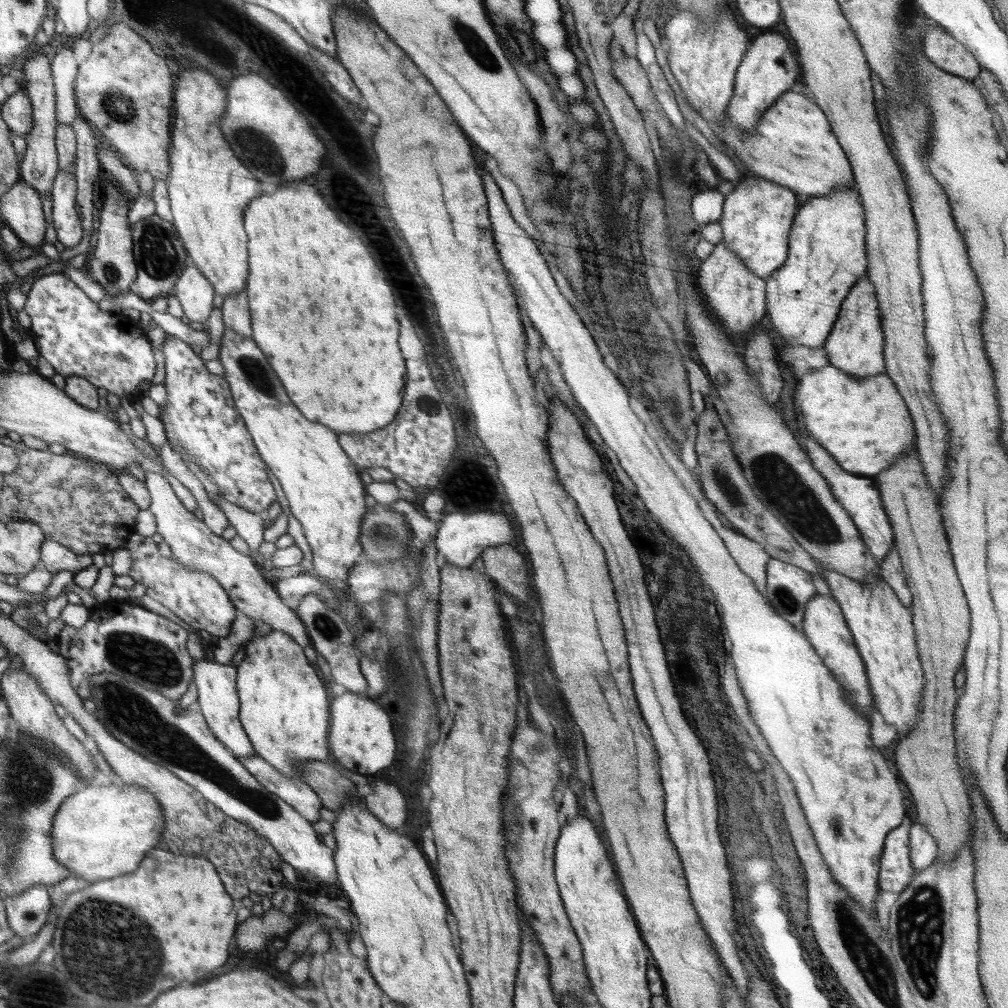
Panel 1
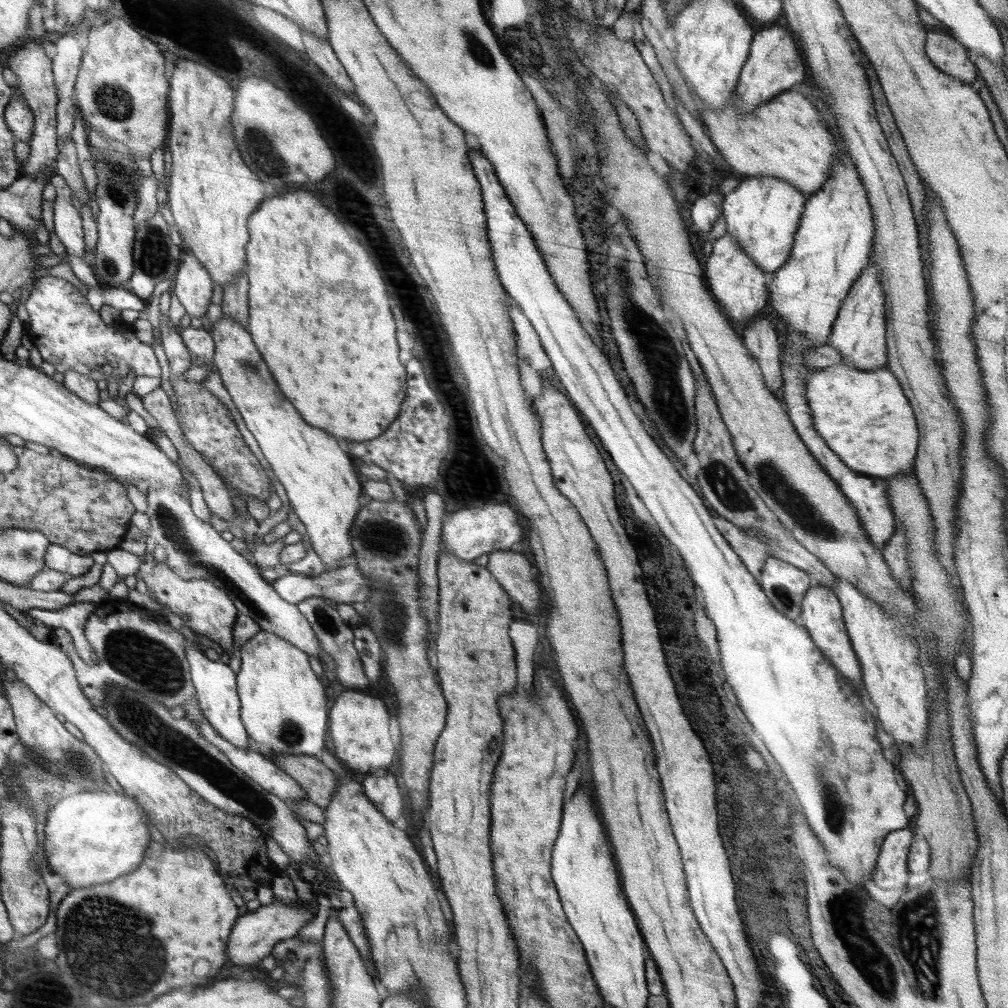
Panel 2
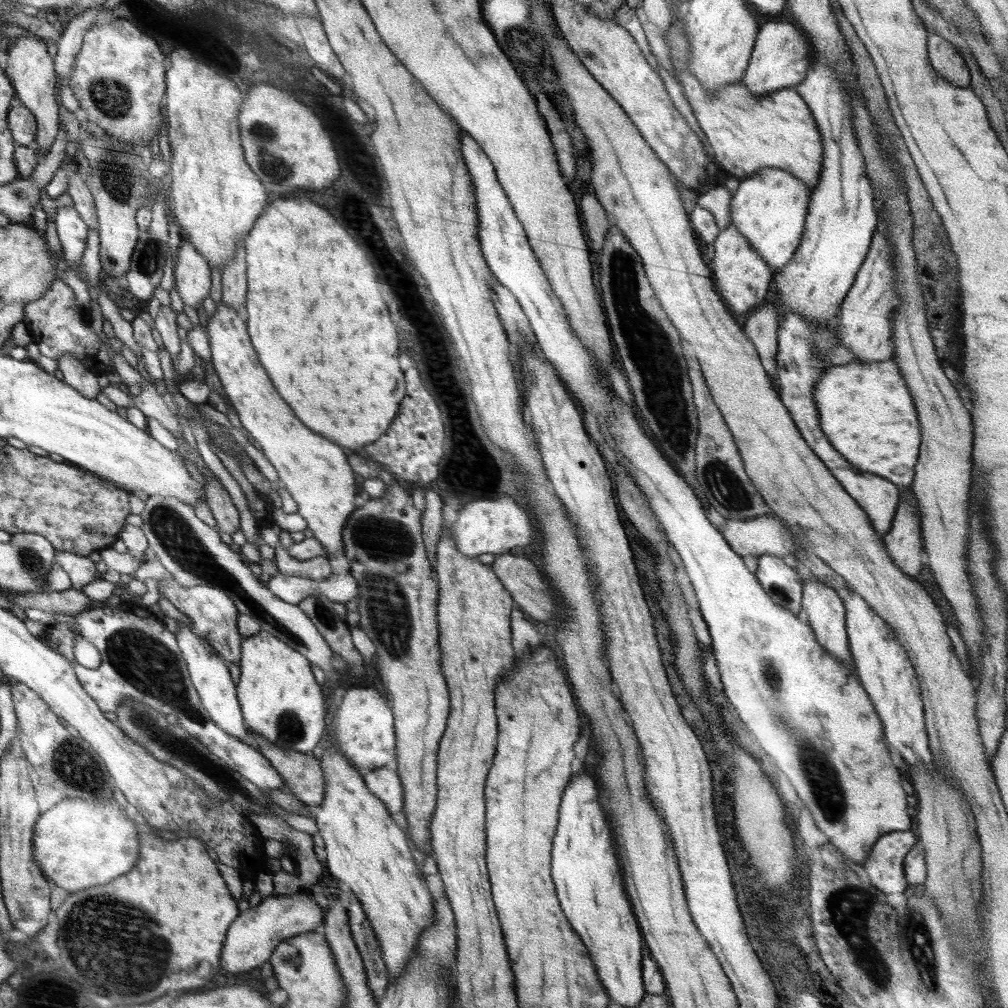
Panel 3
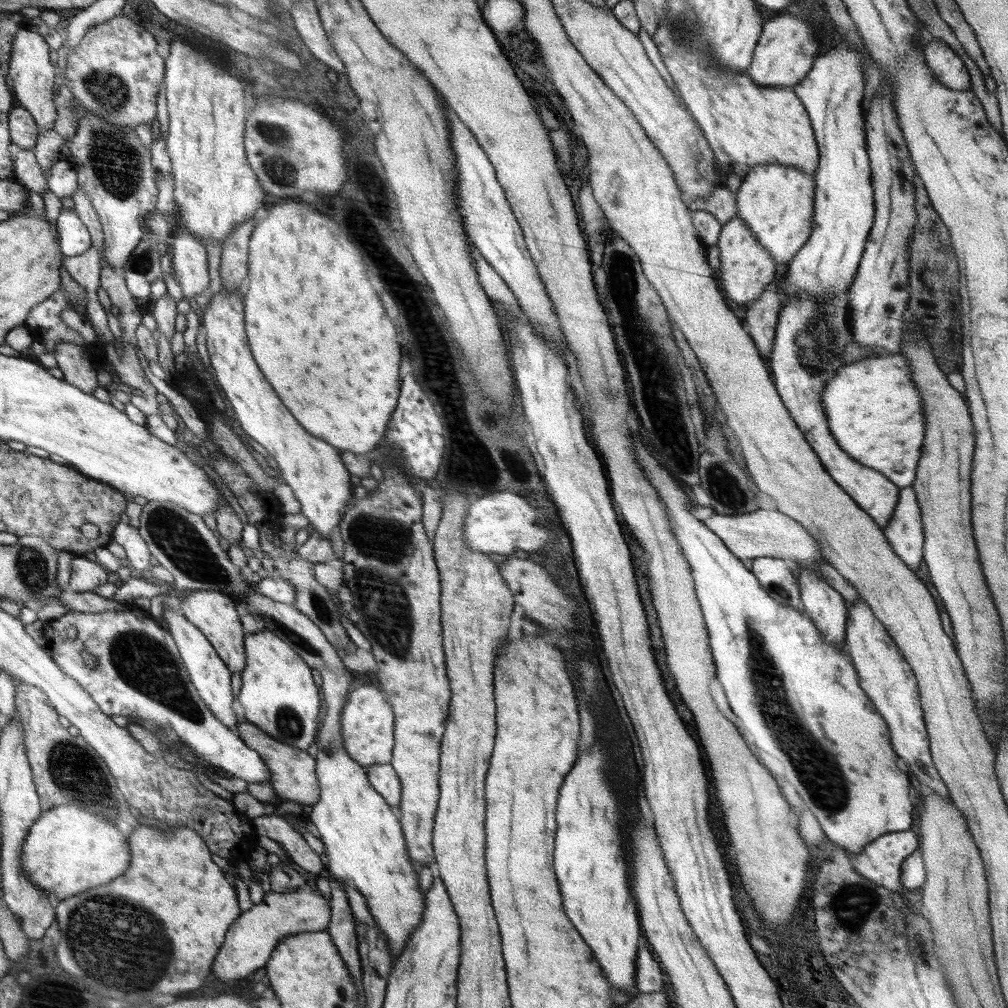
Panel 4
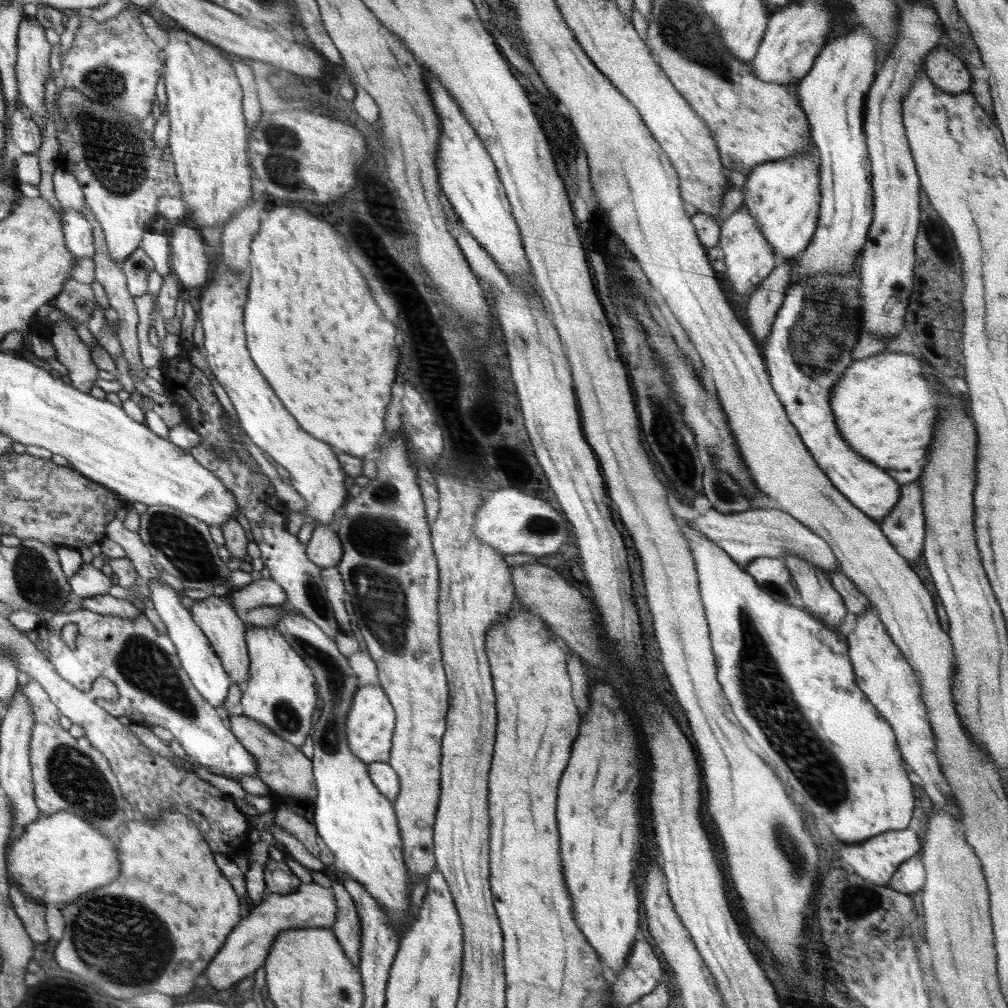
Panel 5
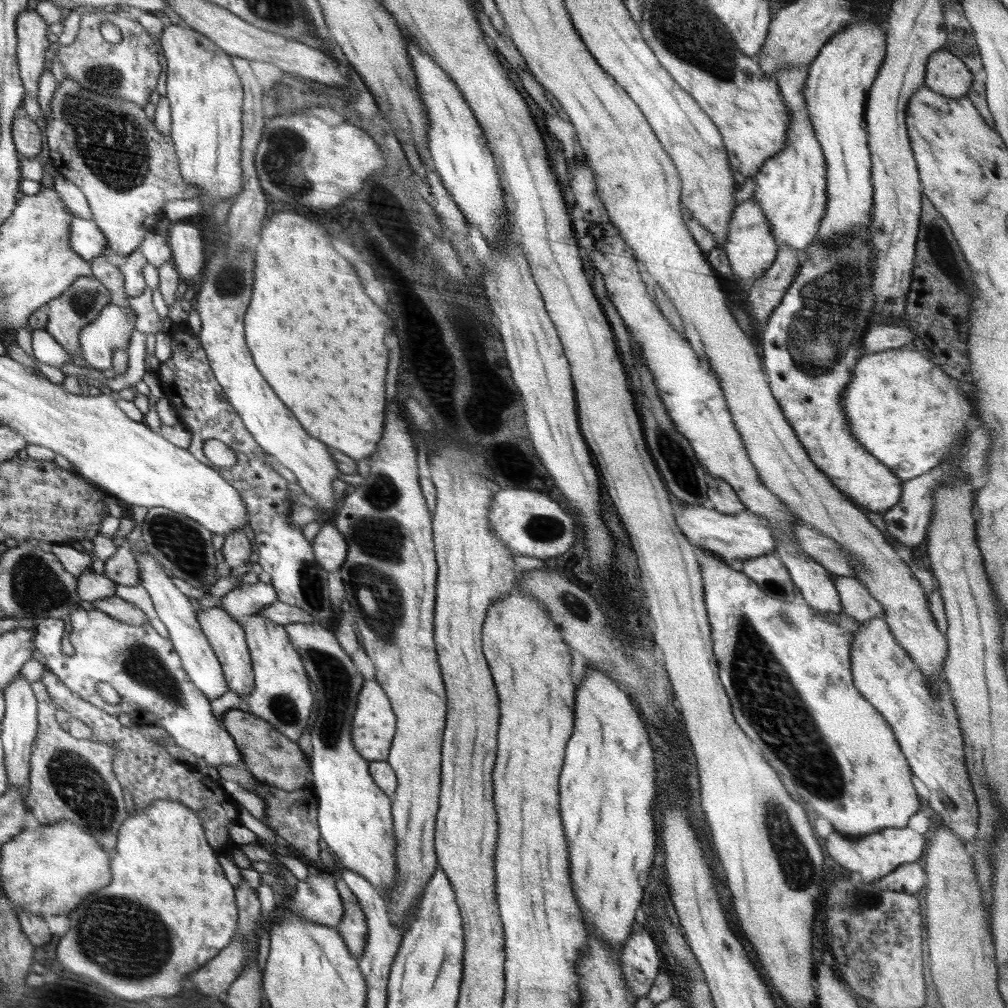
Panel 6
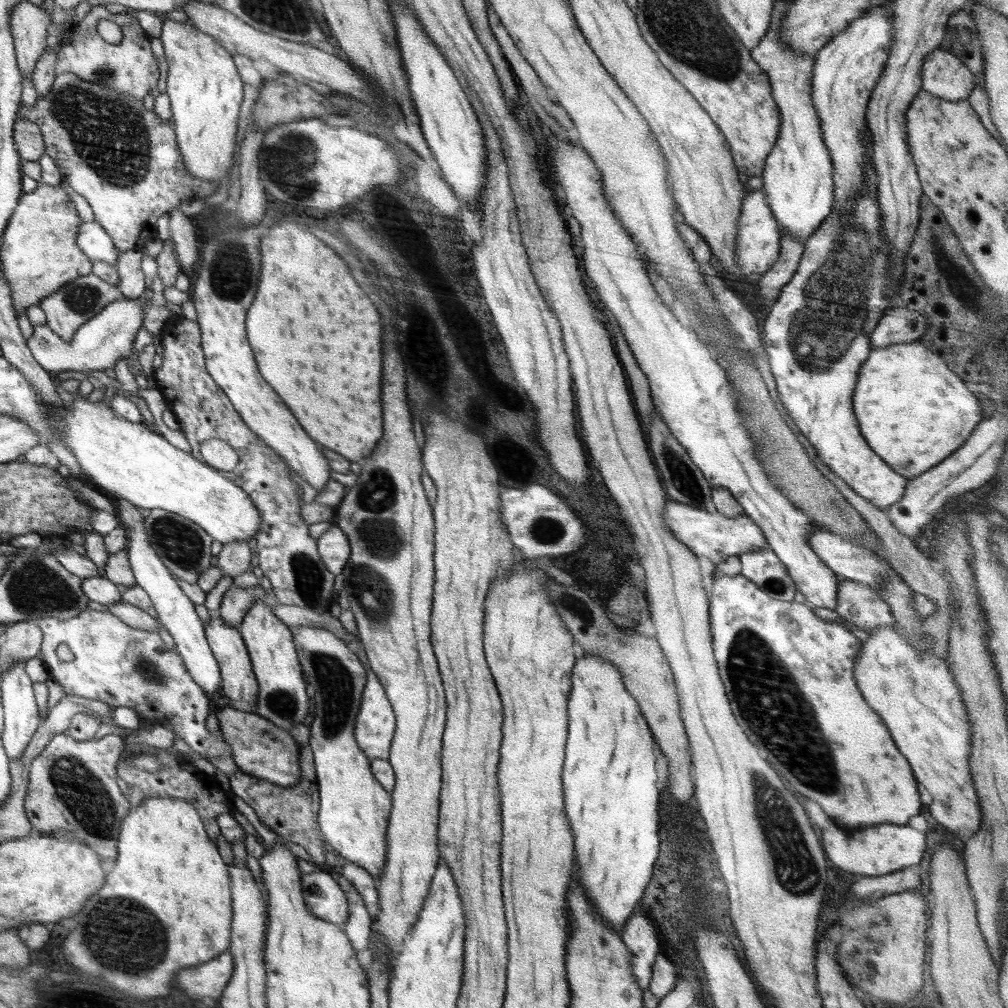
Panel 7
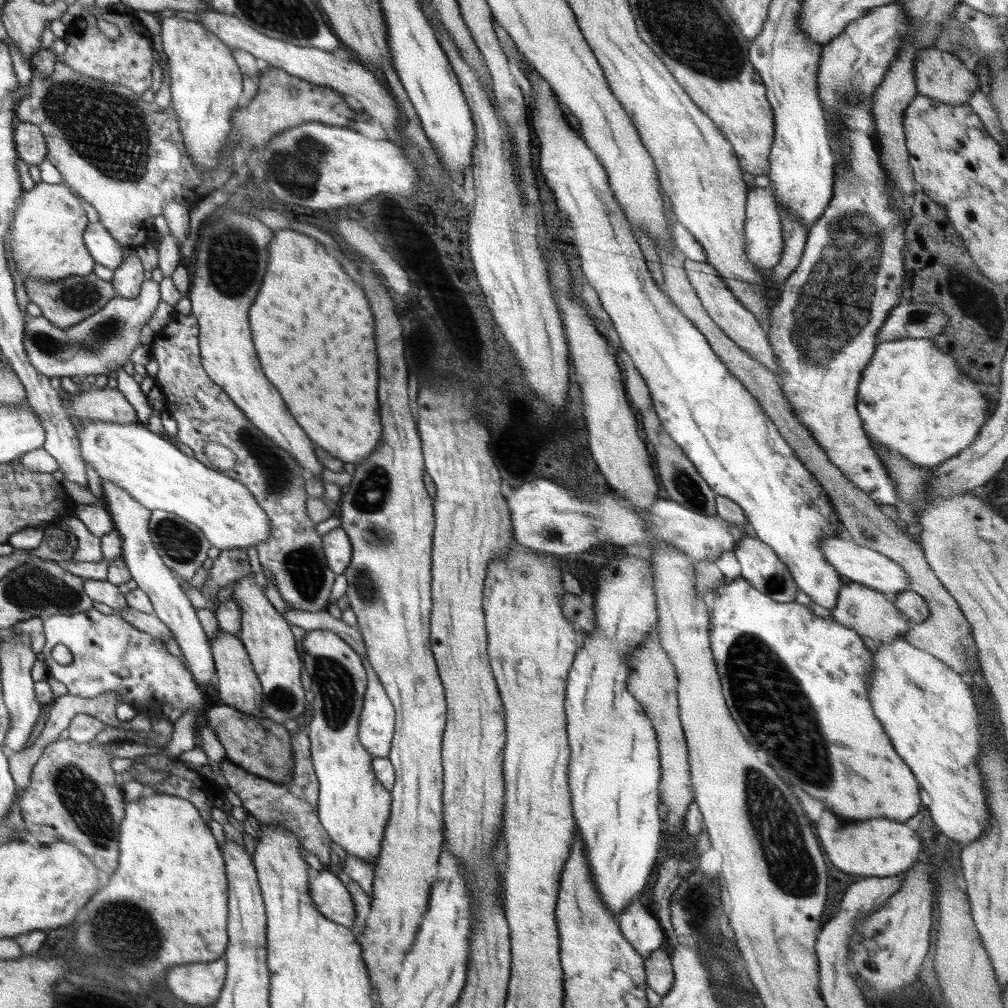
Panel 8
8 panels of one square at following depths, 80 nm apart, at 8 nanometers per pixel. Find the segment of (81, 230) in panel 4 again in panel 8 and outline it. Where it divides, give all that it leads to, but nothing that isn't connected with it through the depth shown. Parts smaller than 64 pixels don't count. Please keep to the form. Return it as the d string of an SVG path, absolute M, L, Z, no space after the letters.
M100 221L89 223L84 242L97 265L115 270L123 263L120 244Z

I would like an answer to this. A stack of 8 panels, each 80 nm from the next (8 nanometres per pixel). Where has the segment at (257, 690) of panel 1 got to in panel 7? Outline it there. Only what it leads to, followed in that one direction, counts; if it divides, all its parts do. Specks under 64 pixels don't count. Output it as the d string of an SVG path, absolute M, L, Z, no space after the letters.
M258 599L248 609L239 627L243 639L247 641L251 663L254 665L254 673L259 683L256 713L267 717L277 727L289 732L294 724L304 721L304 716L308 714L310 708L310 698L306 694L306 684L302 680L303 668L298 664L299 655L295 642L292 642L293 634L290 634L289 626L270 610L268 602L264 599Z

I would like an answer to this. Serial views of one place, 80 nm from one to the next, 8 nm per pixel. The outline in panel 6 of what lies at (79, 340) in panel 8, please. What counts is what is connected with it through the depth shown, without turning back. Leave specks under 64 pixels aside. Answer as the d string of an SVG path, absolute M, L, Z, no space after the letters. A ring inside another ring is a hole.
M109 304L100 312L99 318L84 328L84 332L80 332L80 351L82 351L82 359L87 366L98 371L114 370L114 355L116 349L118 351L126 350L128 341L131 340L132 332L135 331L136 316L134 312L120 308L116 304ZM46 328L33 330L32 352L40 362L55 366L57 369L73 362L72 356L56 342Z

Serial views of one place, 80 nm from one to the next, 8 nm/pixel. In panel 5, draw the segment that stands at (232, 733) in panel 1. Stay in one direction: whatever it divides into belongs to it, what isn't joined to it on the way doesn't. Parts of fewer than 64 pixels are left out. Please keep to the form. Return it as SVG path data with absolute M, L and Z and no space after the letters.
M154 577L146 581L150 589L149 600L153 602L155 611L159 614L162 622L167 626L166 635L171 637L175 643L175 647L179 649L182 667L187 671L187 675L191 679L191 683L195 685L196 690L210 703L220 706L228 694L228 688L232 684L229 673L222 668L222 661L216 656L214 646L208 640L203 629L196 624L190 612L182 606L180 598L182 594L178 594L177 590L171 588L170 585L162 581L159 577Z

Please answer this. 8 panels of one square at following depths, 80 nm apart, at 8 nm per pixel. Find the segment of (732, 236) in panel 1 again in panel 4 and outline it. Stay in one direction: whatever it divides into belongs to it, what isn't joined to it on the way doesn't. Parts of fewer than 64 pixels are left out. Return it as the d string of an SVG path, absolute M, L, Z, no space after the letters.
M763 164L752 167L736 193L737 215L782 269L801 250L812 230L815 178L796 167Z

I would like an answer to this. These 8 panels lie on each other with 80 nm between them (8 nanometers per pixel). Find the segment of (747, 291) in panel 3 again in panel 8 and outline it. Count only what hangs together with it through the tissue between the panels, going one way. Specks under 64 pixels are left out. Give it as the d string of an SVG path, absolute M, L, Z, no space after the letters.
M758 187L747 192L745 206L745 237L748 260L759 269L772 269L779 263L784 248L783 228L779 208L770 187Z

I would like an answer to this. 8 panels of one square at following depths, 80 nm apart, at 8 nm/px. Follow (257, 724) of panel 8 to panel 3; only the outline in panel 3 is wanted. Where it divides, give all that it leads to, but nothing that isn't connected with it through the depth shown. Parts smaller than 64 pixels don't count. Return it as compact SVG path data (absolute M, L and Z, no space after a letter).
M251 732L250 743L263 753L286 779L284 793L290 793L307 806L320 805L327 798L327 782L322 761L311 753L278 748L263 736Z

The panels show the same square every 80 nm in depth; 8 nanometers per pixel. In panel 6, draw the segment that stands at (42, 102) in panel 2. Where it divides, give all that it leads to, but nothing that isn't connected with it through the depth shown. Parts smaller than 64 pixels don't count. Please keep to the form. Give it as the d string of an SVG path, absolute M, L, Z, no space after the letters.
M34 9L23 10L18 16L16 32L19 33L19 67L20 76L26 93L38 96L38 78L44 72L44 56L50 48L46 38L46 22Z

